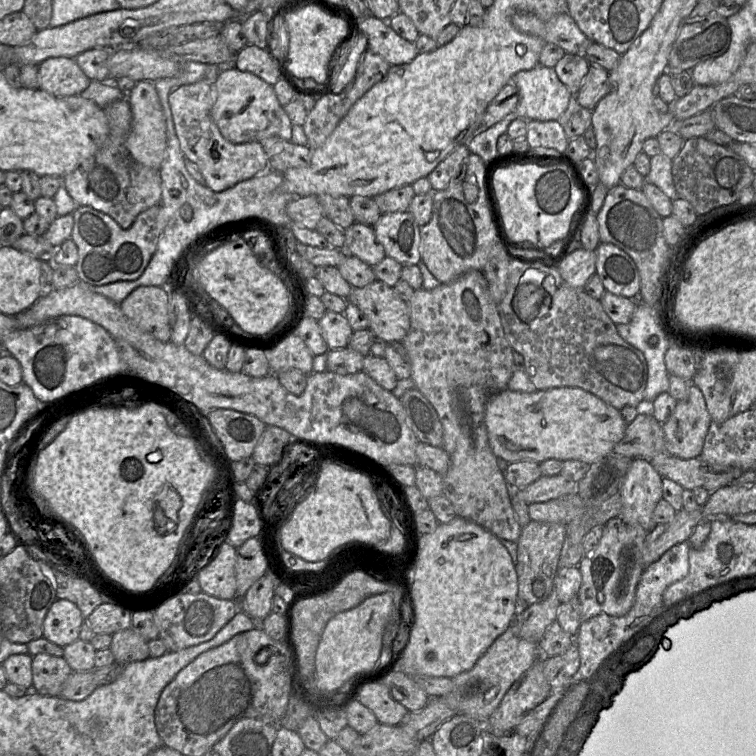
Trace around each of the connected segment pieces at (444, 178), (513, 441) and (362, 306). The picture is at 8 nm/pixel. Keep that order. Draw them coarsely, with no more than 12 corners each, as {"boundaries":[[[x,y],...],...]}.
{"boundaries":[[[457,146],[427,176],[432,191],[448,188],[470,155]],[[575,387],[486,403],[494,455],[589,465],[613,454],[620,410]],[[352,287],[376,338],[402,342],[410,312],[393,287]]]}

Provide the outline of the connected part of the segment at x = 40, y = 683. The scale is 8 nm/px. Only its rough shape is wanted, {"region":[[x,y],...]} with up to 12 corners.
{"region":[[63,656],[32,657],[32,685],[60,696],[72,672]]}

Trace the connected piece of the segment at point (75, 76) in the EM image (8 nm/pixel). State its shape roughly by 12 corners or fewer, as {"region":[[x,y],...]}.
{"region":[[74,58],[38,66],[39,88],[80,95],[91,80]]}

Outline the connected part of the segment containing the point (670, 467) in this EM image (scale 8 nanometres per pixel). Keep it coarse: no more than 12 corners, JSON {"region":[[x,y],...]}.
{"region":[[668,453],[650,464],[684,489],[710,493],[745,471]]}

